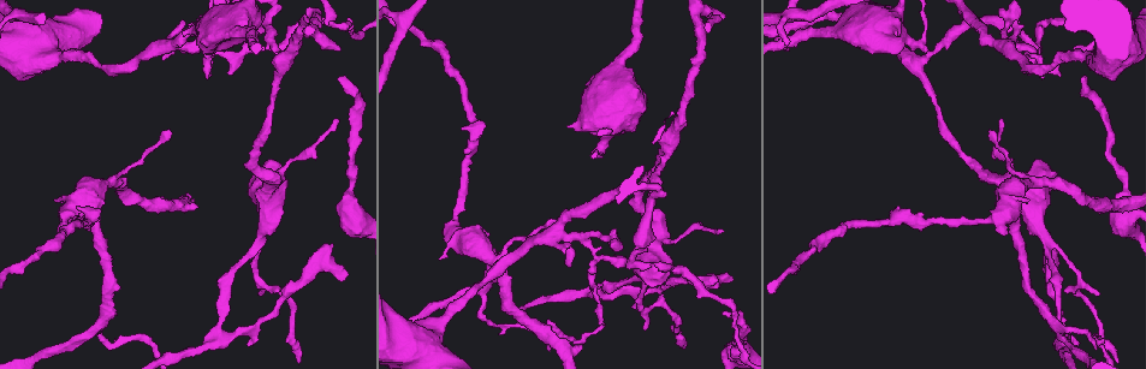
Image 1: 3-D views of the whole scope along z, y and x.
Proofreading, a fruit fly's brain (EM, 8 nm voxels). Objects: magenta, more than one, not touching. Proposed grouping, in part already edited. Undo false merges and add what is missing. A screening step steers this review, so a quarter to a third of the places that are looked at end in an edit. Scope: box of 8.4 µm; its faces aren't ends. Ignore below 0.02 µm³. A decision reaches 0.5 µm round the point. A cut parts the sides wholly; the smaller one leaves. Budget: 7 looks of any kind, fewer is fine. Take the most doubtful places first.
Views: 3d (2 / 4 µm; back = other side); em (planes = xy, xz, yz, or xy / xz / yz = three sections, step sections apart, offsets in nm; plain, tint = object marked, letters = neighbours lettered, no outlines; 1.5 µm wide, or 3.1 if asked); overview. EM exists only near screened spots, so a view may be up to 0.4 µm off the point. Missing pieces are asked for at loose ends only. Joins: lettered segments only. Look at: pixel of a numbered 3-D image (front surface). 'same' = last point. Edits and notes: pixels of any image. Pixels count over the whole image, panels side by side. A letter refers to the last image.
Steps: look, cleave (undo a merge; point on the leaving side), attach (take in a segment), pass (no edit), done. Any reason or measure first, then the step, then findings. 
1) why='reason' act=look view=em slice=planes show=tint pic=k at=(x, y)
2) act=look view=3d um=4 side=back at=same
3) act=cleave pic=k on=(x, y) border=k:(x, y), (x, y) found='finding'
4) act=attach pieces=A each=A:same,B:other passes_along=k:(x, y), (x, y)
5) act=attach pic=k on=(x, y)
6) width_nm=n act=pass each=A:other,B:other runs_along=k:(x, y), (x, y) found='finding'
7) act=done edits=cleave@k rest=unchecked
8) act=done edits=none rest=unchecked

why='tapers out' act=look view=3d um=2 pic=1 at=(163, 59)

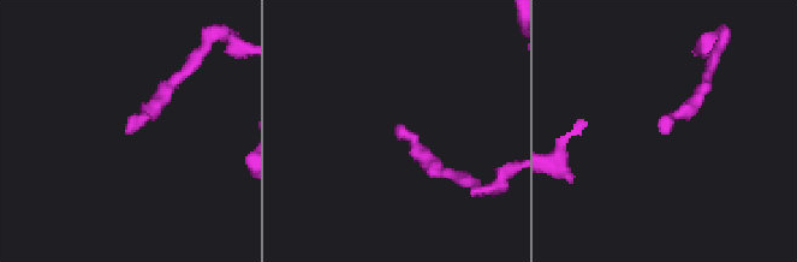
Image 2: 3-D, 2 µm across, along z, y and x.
act=look view=em slice=yz step=8 show=letters pic=2 at=(663, 130)

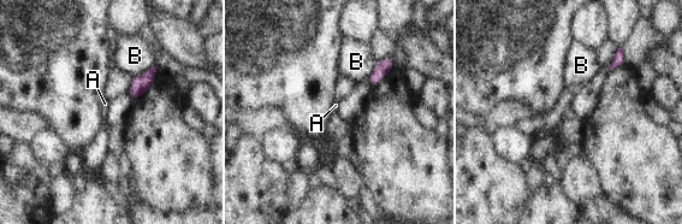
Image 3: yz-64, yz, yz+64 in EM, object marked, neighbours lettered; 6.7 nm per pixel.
act=look view=em slice=planes show=letters at=same

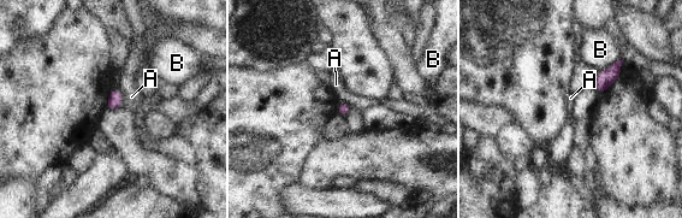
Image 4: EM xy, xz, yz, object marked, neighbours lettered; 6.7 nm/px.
act=pass each=A:other,B:other border=4:(118, 88), (122, 95), (120, 106) found='none of them fits'

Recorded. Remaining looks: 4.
why='sharp bend' act=look view=3d um=4 pic=1 at=(141, 334)

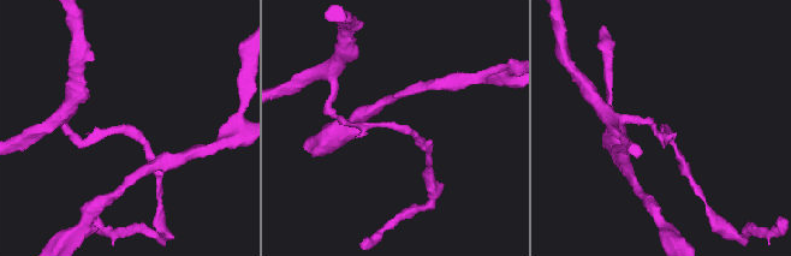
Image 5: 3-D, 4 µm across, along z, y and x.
why='need the tissue' act=look view=em slice=planes show=plain pic=5 at=(396, 125)

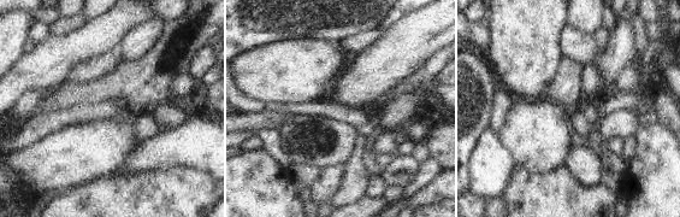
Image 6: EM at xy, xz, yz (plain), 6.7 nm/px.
act=look view=em slice=planes show=letters at=same

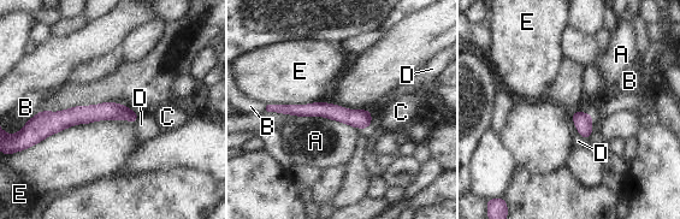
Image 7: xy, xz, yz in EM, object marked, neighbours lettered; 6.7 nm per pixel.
width_nm=130 longest_contact=A:420nm act=pass each=A:other,B:other,C:other,D:other,E:other found='all the same neuron'

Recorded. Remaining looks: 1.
why='calibre changes' act=look view=em slice=planes show=letters pic=1 at=(979, 219)

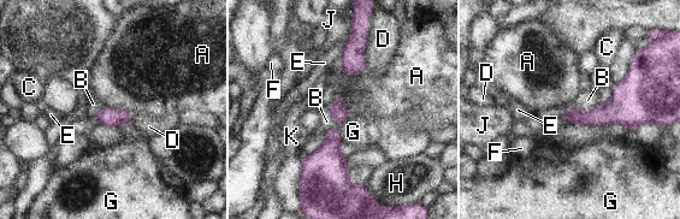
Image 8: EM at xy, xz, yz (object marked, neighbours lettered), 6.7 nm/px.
width_nm=110 act=pass each=A:other,B:other,C:other,D:other,E:other,F:other,G:other,H:other,J:other,K:other border=8:(105, 106), (125, 110), (135, 116) found='one neuron here'

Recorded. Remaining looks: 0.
act=done edits=none rest=unchecked

